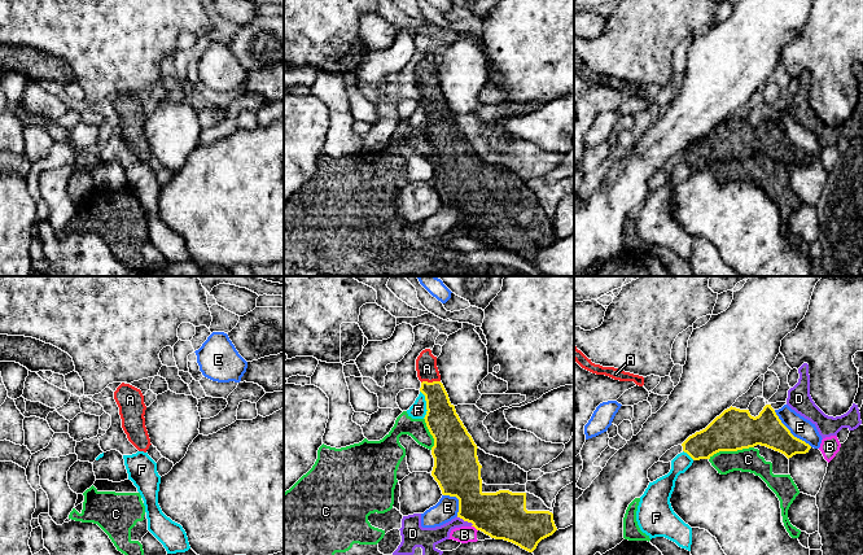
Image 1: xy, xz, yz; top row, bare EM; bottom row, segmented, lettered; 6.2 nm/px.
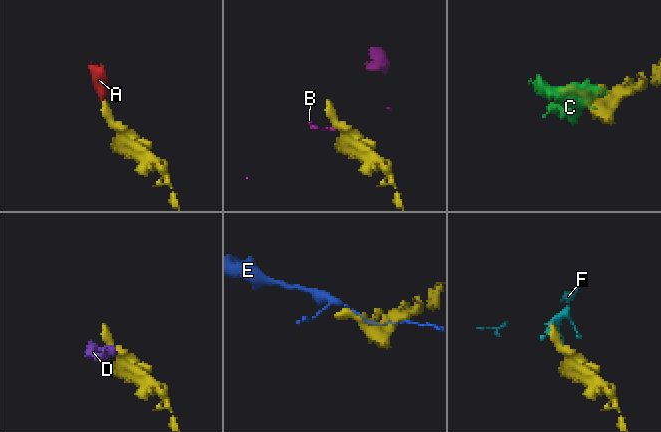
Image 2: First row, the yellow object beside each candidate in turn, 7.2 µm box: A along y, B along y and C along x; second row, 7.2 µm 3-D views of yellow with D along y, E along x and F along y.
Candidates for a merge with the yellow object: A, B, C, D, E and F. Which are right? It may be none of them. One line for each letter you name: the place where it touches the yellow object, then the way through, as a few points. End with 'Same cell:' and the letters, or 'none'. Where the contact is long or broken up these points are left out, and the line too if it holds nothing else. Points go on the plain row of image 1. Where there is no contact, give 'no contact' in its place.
A: contact xz (430, 92); way xz (442, 130), (437, 106), (430, 92), (426, 78)
Same cell: A

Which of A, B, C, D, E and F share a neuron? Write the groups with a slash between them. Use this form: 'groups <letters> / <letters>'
groups A / B / C D / E / F

